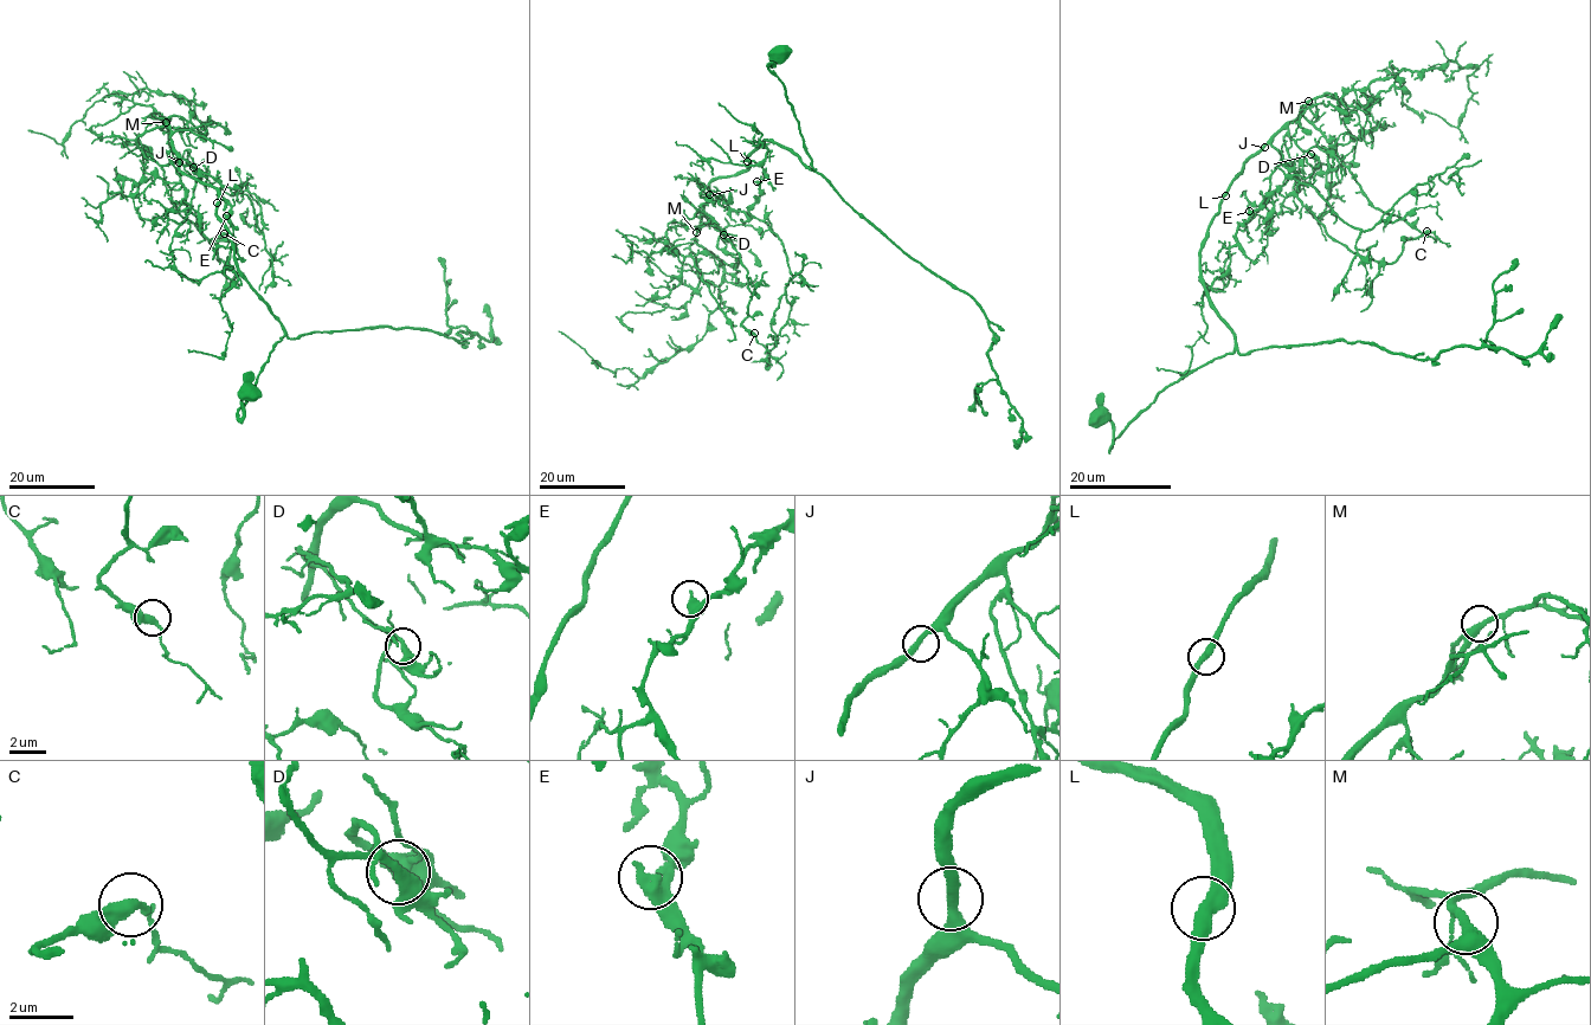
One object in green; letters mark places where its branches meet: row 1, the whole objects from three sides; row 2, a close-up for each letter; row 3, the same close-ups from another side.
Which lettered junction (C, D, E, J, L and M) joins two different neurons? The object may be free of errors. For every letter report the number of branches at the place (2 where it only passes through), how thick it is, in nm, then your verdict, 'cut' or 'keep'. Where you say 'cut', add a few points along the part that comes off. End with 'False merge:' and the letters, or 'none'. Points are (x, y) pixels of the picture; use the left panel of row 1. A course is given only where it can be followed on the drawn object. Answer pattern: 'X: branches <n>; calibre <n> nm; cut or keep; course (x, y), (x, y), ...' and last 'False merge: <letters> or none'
C: branches 2; calibre 360 nm; keep
D: branches 2; calibre 360 nm; keep
E: branches 2; calibre 360 nm; keep
J: branches 2; calibre 320 nm; keep
L: branches 2; calibre 400 nm; keep
M: branches 2; calibre 340 nm; keep
False merge: none

